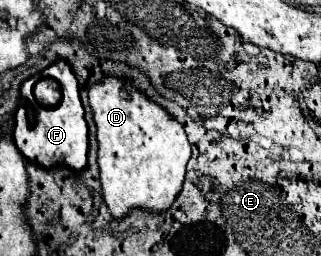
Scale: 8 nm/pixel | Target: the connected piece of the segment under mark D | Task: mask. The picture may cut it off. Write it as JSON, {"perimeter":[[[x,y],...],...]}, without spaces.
{"perimeter":[[[108,75],[88,89],[98,139],[98,167],[104,201],[120,219],[132,207],[164,211],[182,189],[190,143],[184,127],[130,79]]]}

